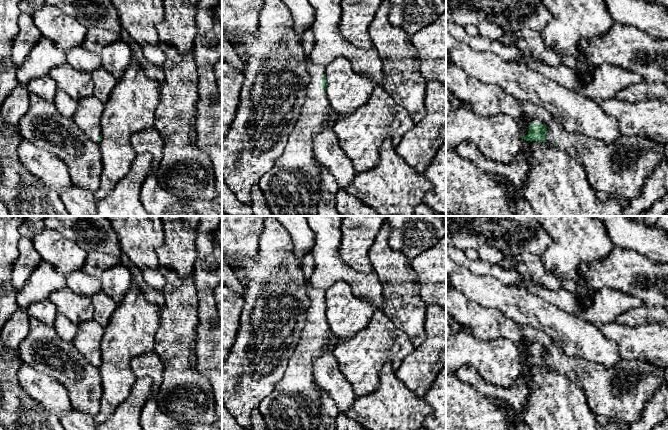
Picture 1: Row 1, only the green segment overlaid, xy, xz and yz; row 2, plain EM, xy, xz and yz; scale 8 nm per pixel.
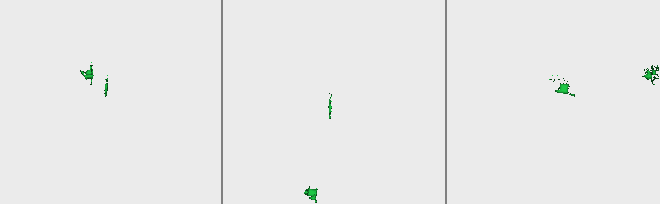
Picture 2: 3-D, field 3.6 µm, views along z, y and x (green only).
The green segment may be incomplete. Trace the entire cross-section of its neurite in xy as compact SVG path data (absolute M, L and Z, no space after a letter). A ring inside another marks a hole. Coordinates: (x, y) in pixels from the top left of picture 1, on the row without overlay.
M93 319L77 326L76 336L72 340L73 345L93 366L99 367L102 364L101 338L105 328Z

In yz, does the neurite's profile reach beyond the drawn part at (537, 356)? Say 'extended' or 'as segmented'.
extended

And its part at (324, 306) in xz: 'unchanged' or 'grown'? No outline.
grown

